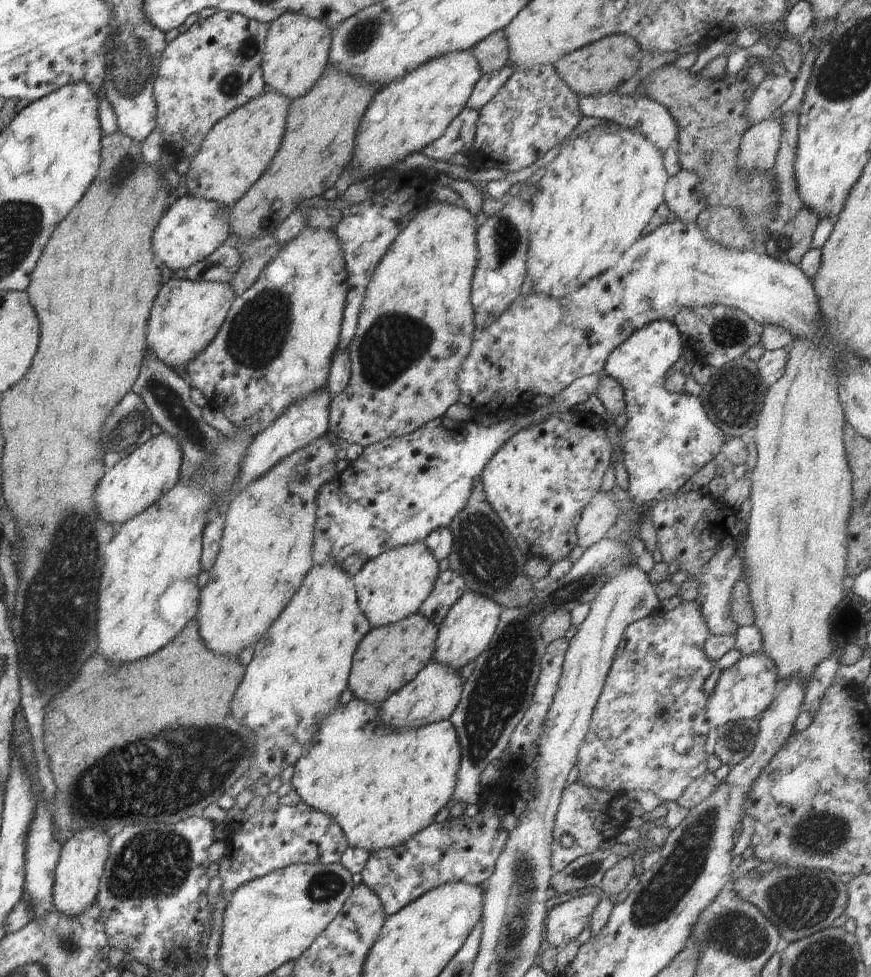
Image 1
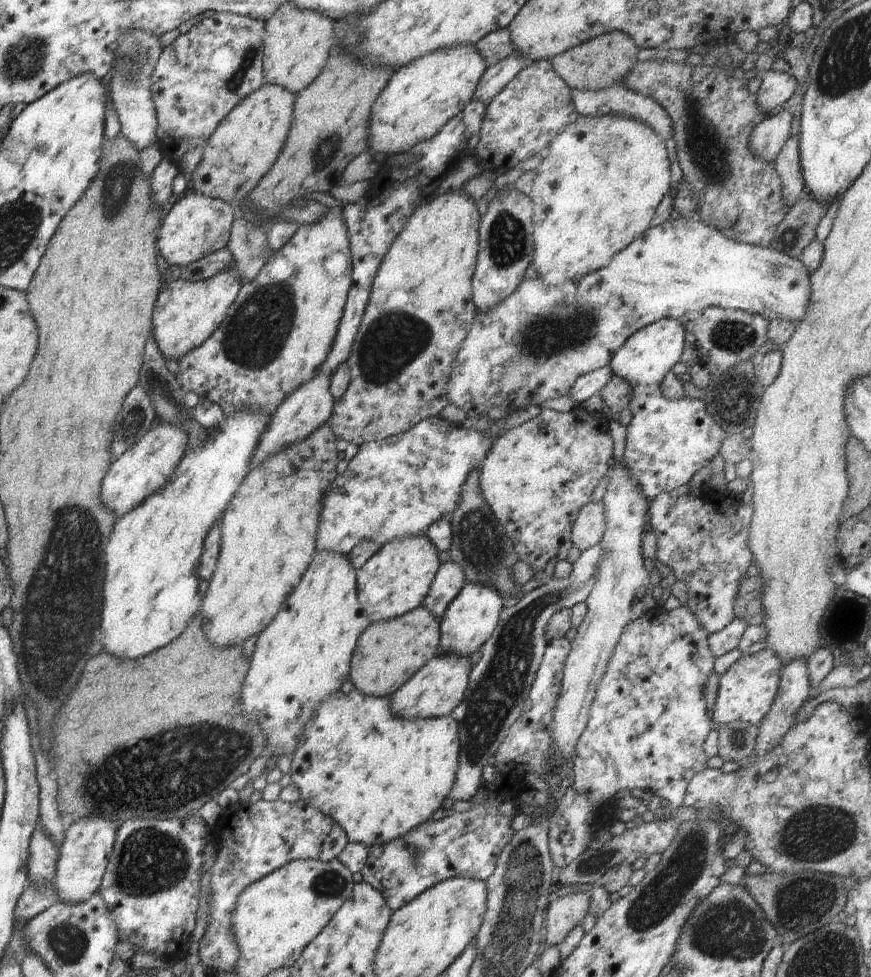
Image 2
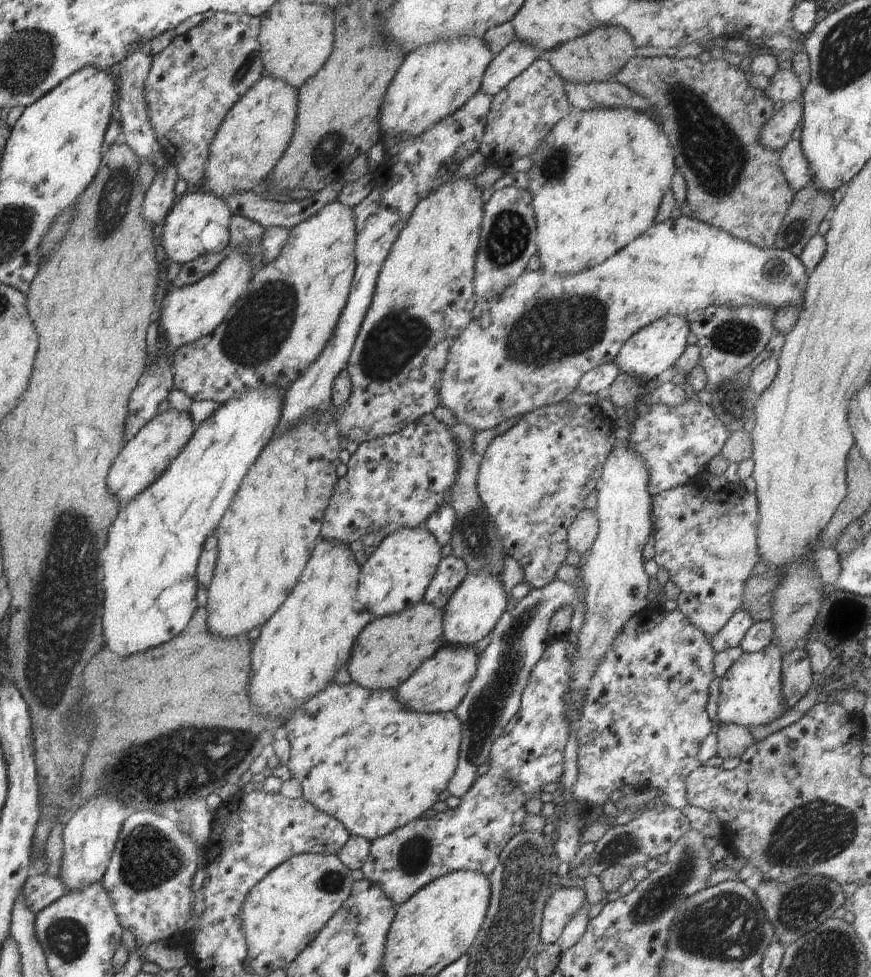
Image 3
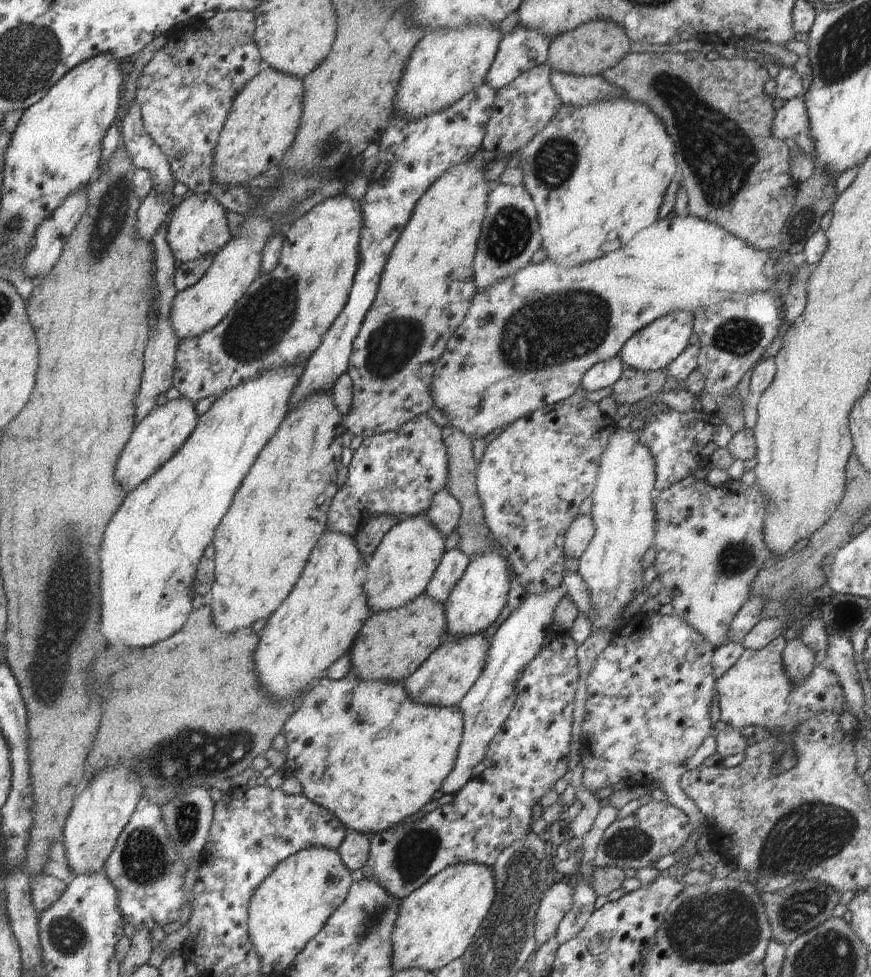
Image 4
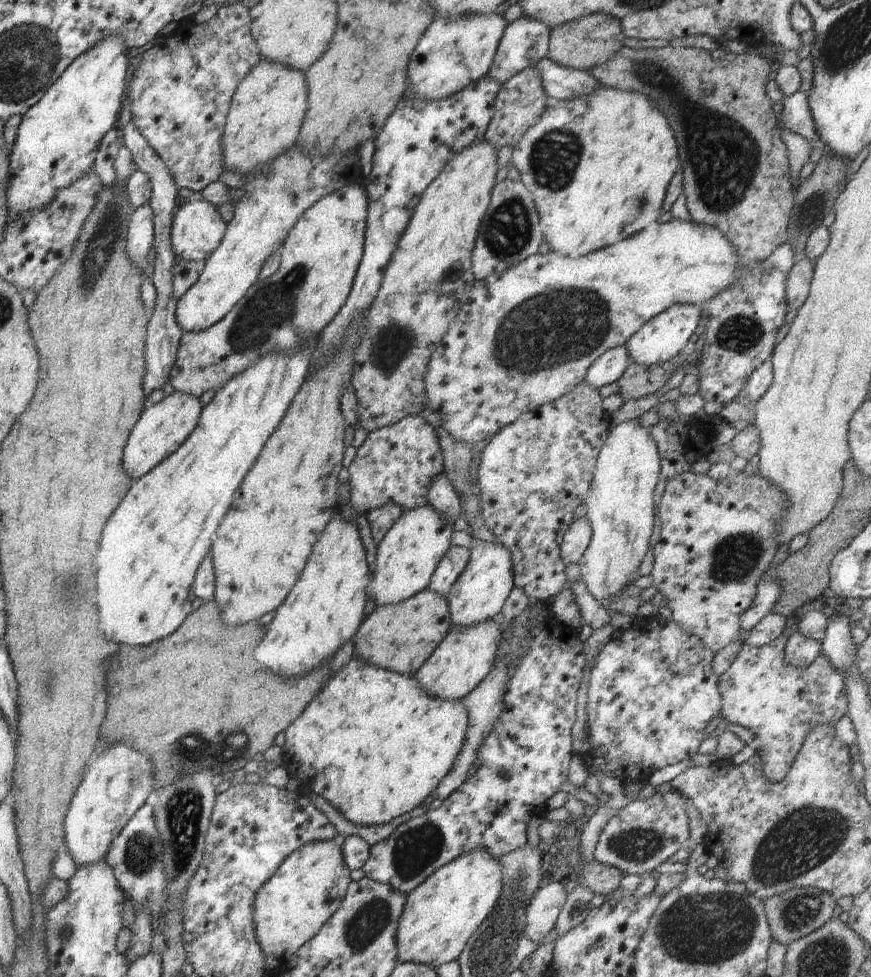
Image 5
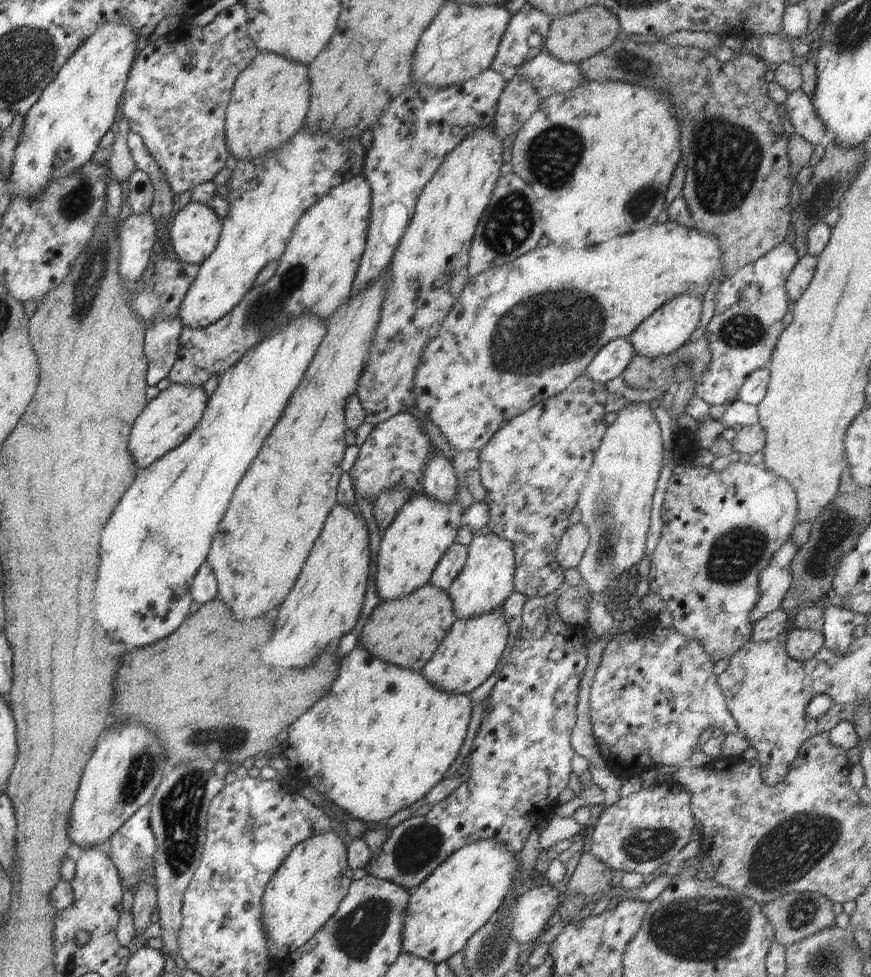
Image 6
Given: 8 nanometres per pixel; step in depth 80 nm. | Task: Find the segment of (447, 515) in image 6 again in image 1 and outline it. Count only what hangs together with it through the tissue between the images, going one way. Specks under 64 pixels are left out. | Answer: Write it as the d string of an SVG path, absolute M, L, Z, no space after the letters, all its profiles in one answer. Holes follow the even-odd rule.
M424 541L398 547L366 561L360 572L353 576L353 581L360 612L368 619L371 628L394 624L418 613L422 603L428 598L430 592L433 591L435 580L440 574L438 563L430 549L424 544Z

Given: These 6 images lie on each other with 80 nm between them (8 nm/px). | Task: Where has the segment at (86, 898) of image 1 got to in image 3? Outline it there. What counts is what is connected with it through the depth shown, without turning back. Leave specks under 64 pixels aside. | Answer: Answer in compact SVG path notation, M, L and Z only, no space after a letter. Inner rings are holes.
M104 794L94 796L74 808L72 818L63 826L64 856L60 864L60 874L57 876L64 882L66 891L80 890L102 880L128 815L126 804L114 798L106 798Z

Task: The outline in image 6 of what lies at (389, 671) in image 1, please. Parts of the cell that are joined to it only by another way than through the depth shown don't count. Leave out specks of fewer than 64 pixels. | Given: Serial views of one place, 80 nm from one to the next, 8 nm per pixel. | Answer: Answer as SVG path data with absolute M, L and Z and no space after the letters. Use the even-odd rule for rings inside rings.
M428 583L403 599L378 603L360 631L355 633L355 637L358 644L373 657L391 665L420 672L456 619L453 602L447 591Z

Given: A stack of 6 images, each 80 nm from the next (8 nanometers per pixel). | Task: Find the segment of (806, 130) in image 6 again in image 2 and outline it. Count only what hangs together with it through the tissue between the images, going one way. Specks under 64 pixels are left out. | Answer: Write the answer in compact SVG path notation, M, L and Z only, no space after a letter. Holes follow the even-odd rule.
M782 111L778 115L767 115L759 122L749 136L748 148L754 157L774 162L786 141L792 136L793 114Z

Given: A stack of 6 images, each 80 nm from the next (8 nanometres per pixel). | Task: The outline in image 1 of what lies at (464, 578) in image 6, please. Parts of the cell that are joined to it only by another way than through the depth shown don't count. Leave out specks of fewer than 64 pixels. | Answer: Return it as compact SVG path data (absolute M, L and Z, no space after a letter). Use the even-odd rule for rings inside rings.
M466 590L438 625L435 653L431 662L444 665L453 673L460 672L461 668L470 664L488 648L503 610L504 608L491 598Z

